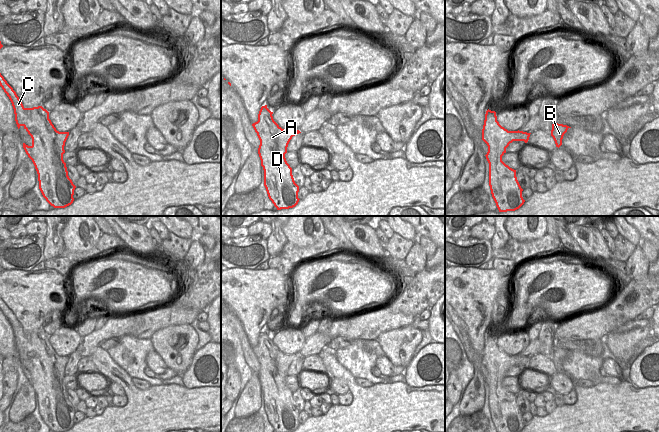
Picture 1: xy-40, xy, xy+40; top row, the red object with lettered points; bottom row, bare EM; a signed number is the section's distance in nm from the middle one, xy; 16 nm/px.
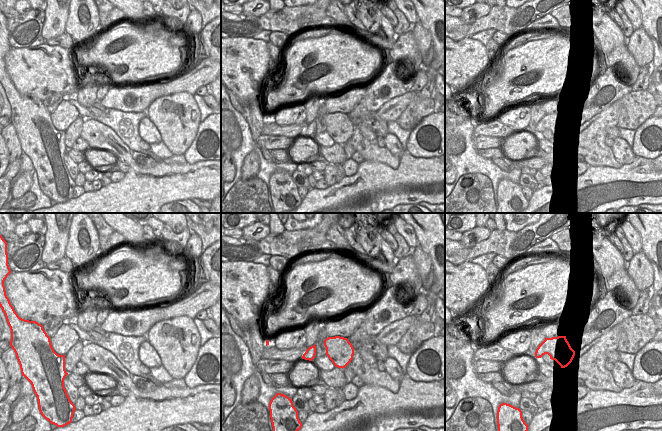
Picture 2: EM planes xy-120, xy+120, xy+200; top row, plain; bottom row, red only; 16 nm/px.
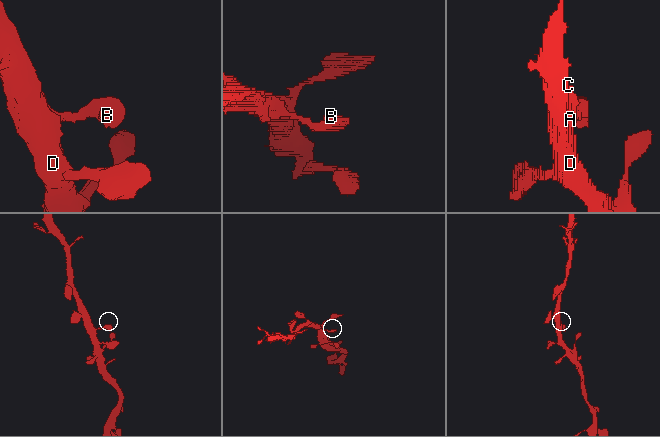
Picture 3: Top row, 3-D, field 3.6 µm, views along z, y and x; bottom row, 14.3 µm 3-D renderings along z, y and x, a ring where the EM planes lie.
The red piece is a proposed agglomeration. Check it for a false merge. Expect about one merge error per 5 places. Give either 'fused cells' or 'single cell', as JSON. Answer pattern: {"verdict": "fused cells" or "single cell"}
{"verdict": "single cell"}

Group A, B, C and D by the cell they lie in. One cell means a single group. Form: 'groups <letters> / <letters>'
groups A B C D

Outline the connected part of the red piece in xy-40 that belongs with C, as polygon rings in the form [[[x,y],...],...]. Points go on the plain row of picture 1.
[[[1,297],[0,310],[12,327],[18,353],[23,350],[32,362],[32,369],[28,370],[23,367],[23,372],[35,390],[38,398],[39,413],[43,421],[54,432],[65,432],[71,429],[74,425],[73,419],[76,410],[69,402],[66,387],[63,384],[63,378],[65,377],[64,370],[69,356],[57,355],[49,343],[49,336],[42,330],[25,332],[16,316],[7,307]]]

